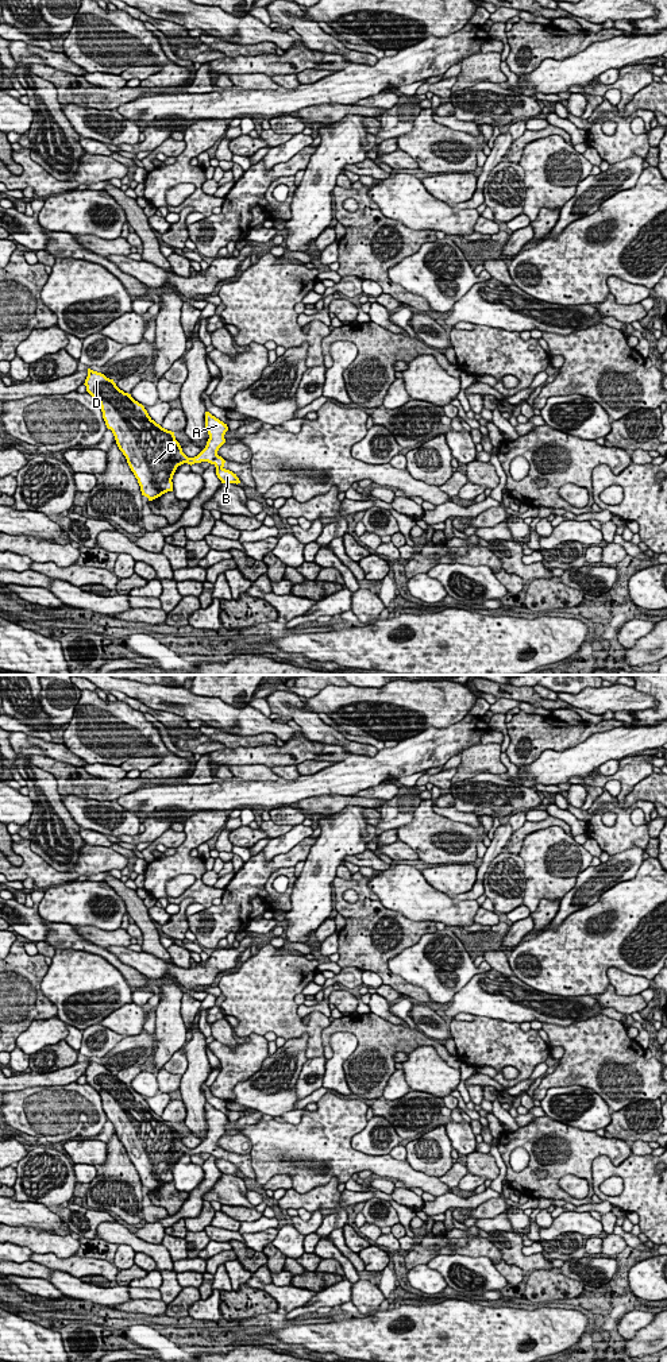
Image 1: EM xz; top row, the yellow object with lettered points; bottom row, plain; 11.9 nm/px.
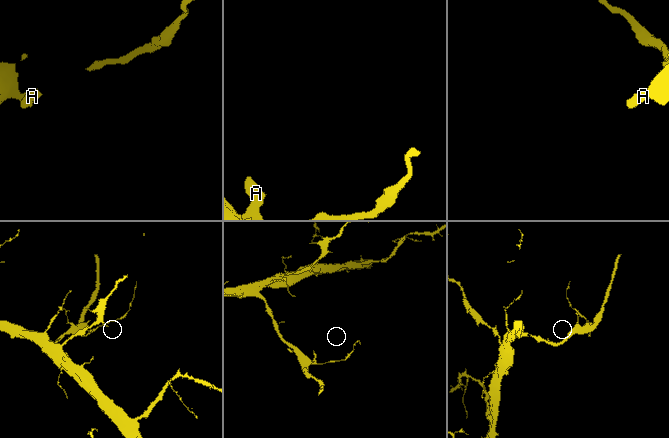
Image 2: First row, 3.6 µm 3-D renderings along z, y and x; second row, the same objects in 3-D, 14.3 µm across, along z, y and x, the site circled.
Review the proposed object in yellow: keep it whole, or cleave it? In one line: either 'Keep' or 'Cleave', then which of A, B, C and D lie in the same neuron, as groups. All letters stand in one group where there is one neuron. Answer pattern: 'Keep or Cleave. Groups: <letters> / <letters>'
Cleave. Groups: A C D / B

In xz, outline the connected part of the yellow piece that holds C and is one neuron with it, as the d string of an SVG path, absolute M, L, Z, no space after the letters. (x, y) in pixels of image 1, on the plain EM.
M88 1060L86 1083L101 1097L103 1110L112 1122L119 1141L127 1150L140 1177L142 1187L153 1192L173 1182L173 1166L178 1157L208 1153L223 1160L225 1151L217 1146L225 1134L227 1115L205 1103L209 1130L194 1149L188 1149L176 1131L174 1123L162 1119L131 1085L120 1081L113 1070Z

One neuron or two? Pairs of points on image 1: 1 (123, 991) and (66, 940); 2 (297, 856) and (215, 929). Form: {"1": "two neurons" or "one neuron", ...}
{"1": "two neurons", "2": "one neuron"}

